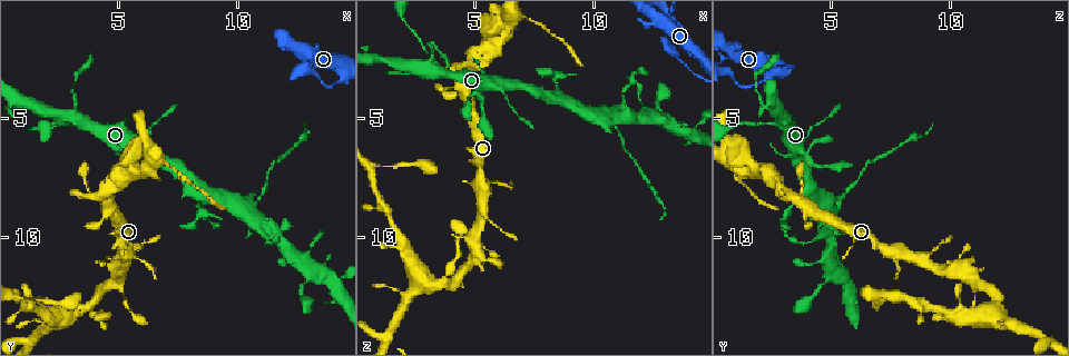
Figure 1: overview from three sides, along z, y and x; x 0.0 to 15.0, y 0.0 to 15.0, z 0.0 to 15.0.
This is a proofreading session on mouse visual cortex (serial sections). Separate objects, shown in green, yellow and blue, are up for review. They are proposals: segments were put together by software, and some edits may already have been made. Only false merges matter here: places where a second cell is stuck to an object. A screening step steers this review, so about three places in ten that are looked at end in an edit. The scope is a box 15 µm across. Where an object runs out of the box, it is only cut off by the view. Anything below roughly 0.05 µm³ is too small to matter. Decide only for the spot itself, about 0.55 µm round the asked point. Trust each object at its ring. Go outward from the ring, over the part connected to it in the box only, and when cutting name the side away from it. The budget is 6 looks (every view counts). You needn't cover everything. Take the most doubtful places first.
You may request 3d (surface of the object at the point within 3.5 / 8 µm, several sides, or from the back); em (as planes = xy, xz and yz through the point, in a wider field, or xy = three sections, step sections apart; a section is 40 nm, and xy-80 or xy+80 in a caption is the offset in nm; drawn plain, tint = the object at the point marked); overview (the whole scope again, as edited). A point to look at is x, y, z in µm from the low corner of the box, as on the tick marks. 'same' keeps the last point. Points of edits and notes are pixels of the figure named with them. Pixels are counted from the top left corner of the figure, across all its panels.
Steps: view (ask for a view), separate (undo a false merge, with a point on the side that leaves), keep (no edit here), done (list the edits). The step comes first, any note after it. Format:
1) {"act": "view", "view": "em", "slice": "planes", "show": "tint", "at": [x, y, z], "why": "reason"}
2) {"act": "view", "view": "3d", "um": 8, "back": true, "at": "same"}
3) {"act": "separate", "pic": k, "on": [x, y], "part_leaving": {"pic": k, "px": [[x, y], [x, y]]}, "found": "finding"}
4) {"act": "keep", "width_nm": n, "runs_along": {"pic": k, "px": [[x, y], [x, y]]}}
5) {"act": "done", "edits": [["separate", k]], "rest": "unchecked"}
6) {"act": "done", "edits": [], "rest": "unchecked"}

{"act": "view", "view": "3d", "um": 3.5, "at": [10.9, 8.5, 5.2], "why": "sudden change in width"}

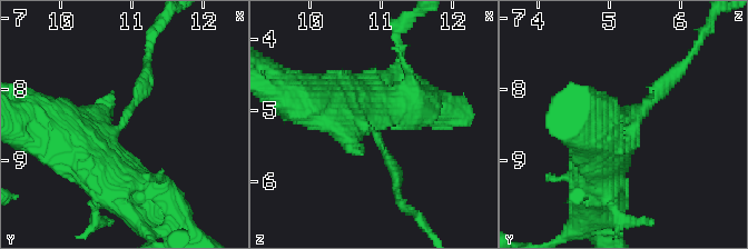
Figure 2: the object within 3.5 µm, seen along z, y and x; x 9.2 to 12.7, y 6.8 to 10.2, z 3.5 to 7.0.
{"act": "view", "view": "em", "slice": "planes", "show": "tint", "at": [10.90, 8.40, 5.30], "arm_widths_nm": [200, 600]}

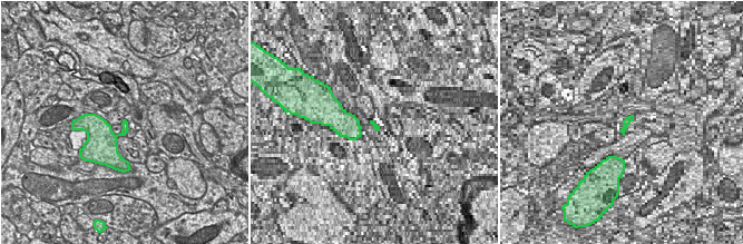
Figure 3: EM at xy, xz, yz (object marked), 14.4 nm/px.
{"act": "separate", "pic": 2, "on": [138, 97], "part_leaving": {"pic": 2, "px": [[122, 122], [143, 88], [149, 43]]}, "found": "a second cell is stuck on"}

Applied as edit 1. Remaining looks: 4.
{"act": "view", "view": "em", "slice": "xy", "step": 5, "show": "tint", "at": [14.4, 3.5, 2.2], "why": "thin arm on a thick one"}

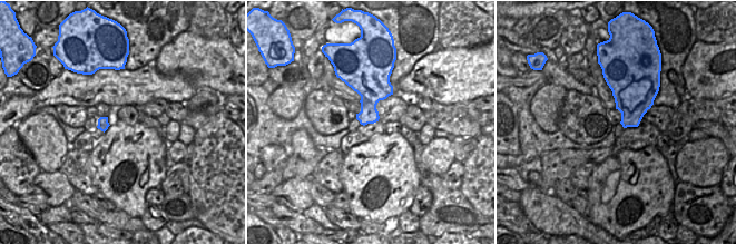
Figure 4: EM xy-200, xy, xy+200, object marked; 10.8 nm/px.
{"act": "view", "view": "3d", "um": 3.5, "at": "same", "why": "see where the arms go"}

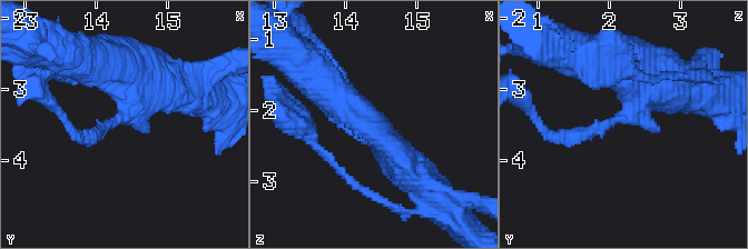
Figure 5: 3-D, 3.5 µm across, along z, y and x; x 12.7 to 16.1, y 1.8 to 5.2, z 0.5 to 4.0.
{"act": "separate", "pic": 5, "on": [576, 133], "part_leaving": {"pic": 5, "px": [[607, 122], [559, 140], [528, 109]]}, "found": "a second cell is stuck on"}

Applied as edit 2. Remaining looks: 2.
{"act": "view", "view": "3d", "um": 3.5, "at": [3.3, 4.4, 2.3], "why": "thick turns thin"}

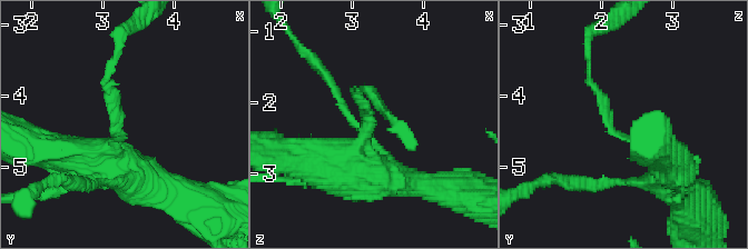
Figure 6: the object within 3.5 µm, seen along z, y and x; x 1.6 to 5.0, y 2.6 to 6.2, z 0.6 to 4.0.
{"act": "view", "view": "em", "slice": "xy", "step": 1, "show": "tint", "at": [3.20, 4.55, 2.25], "arm_widths_nm": [100, 500]}

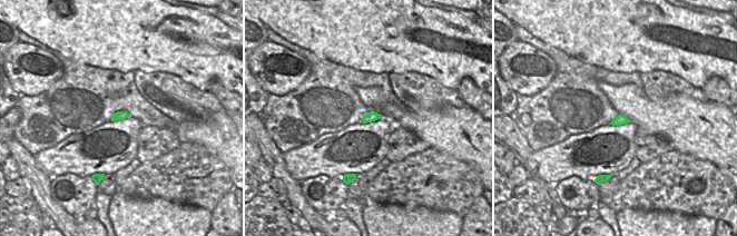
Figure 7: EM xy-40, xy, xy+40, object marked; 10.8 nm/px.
{"act": "keep", "width_nm": 120, "runs_along": {"pic": 6, "px": [[671, 168], [611, 127], [589, 69]]}, "found": "one cell here"}

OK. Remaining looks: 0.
{"act": "done", "edits": [["separate", 2], ["separate", 5]], "rest": "unchecked"}

